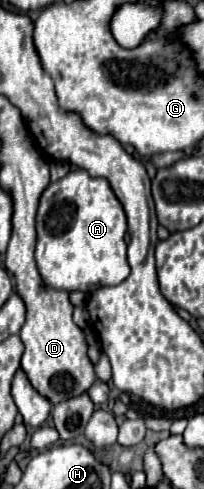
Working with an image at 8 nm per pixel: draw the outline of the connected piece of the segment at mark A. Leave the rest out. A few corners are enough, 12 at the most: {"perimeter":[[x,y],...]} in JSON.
{"perimeter":[[81,168],[41,194],[35,260],[57,290],[129,276],[125,212]]}

